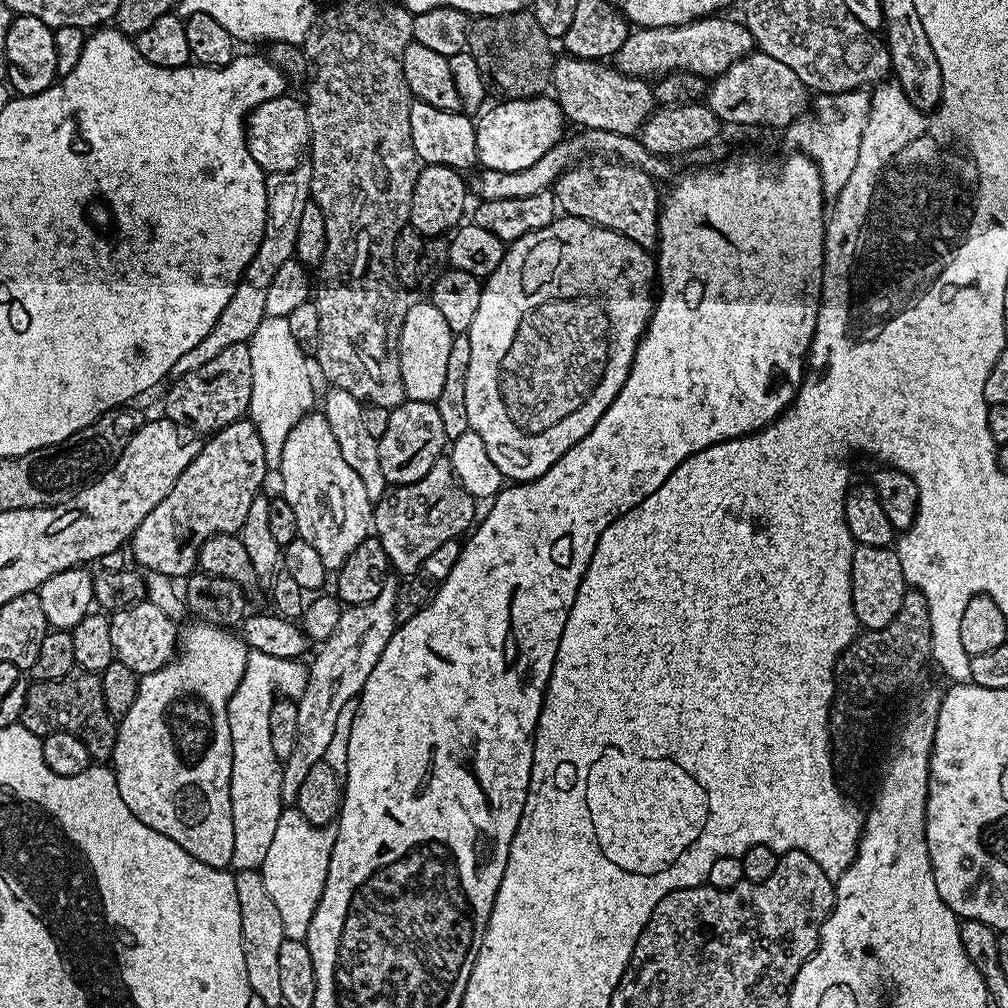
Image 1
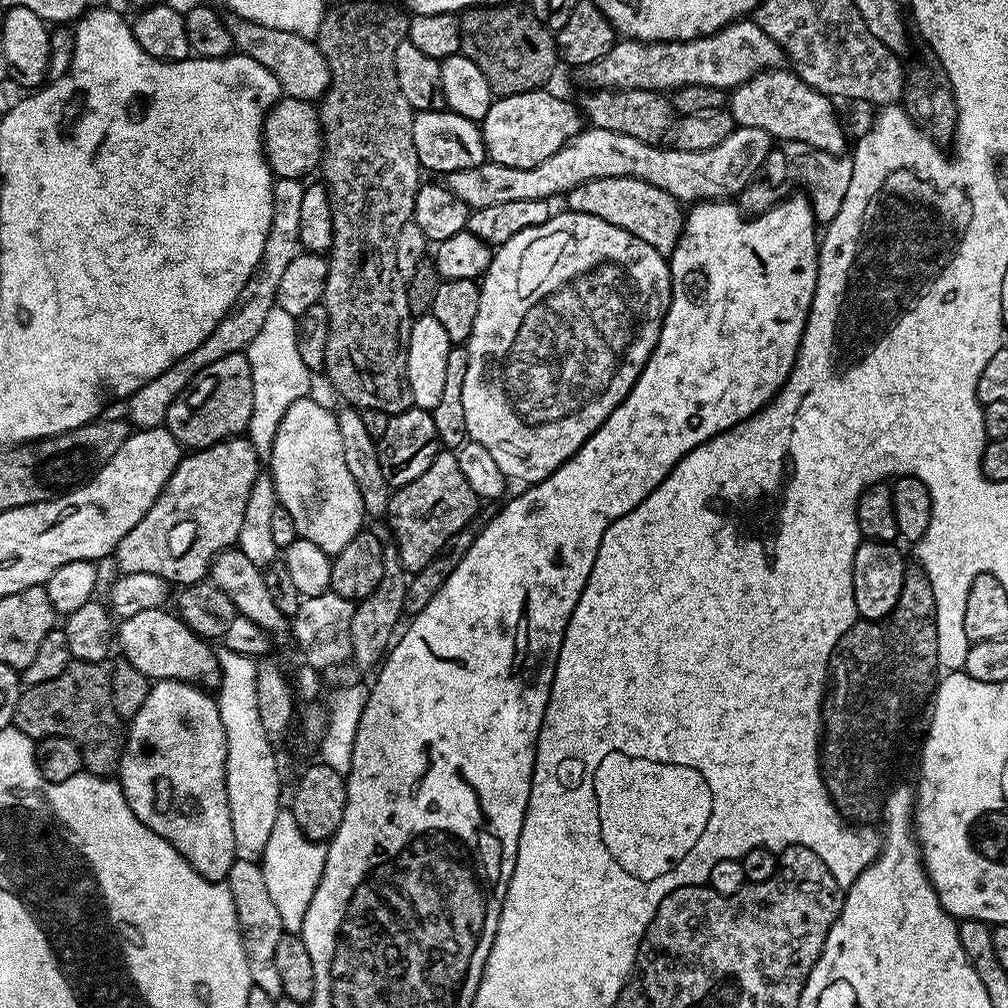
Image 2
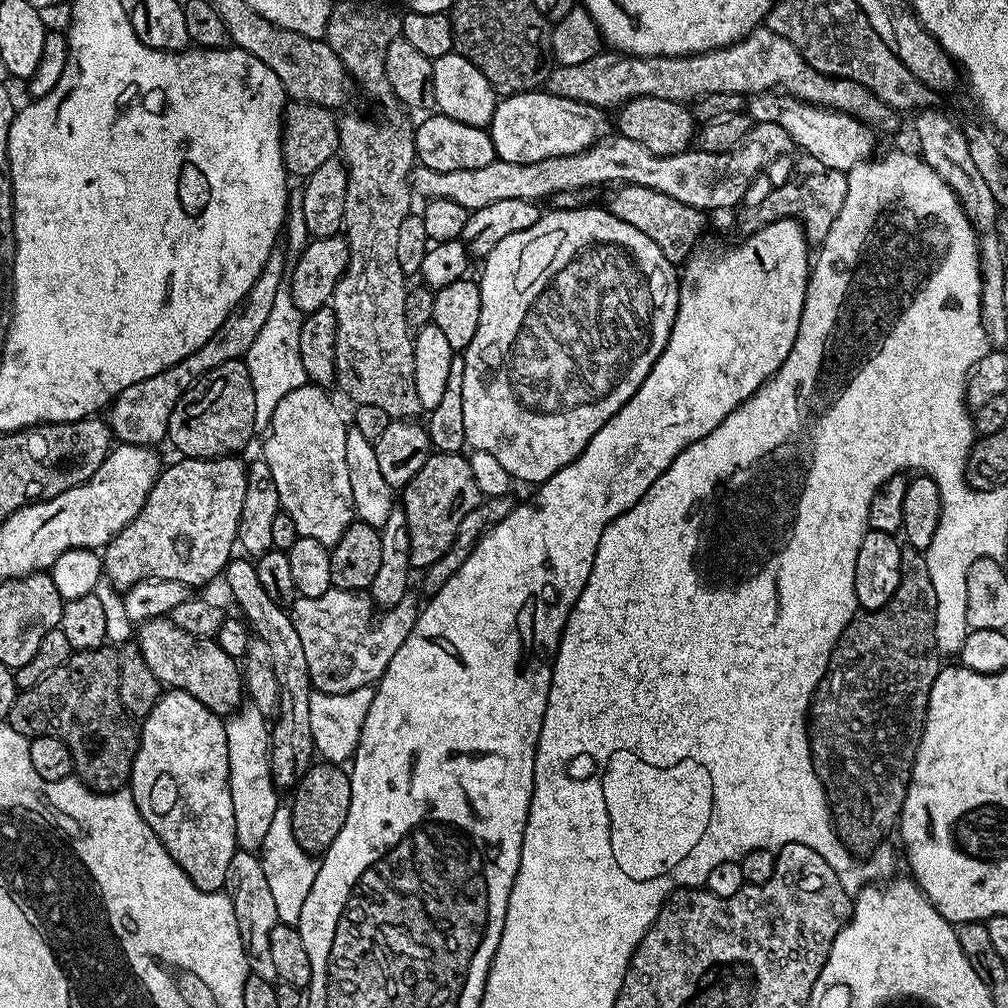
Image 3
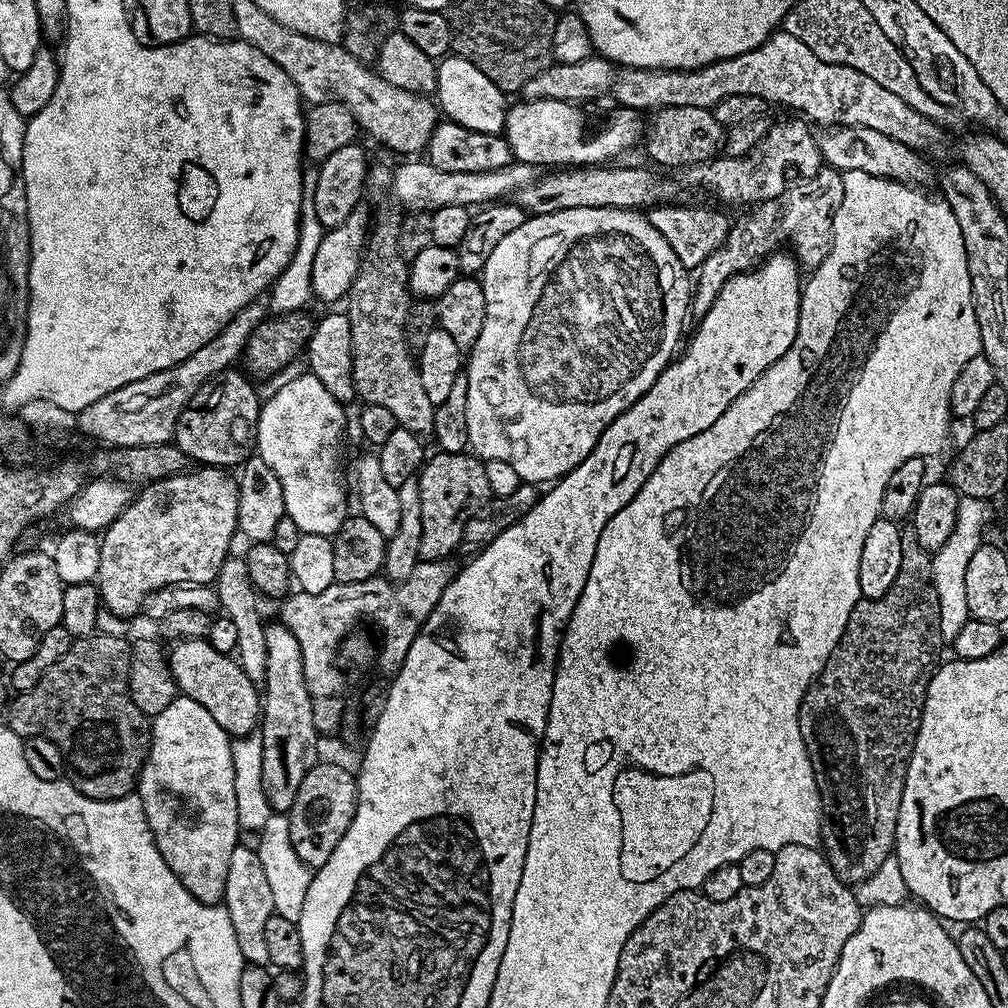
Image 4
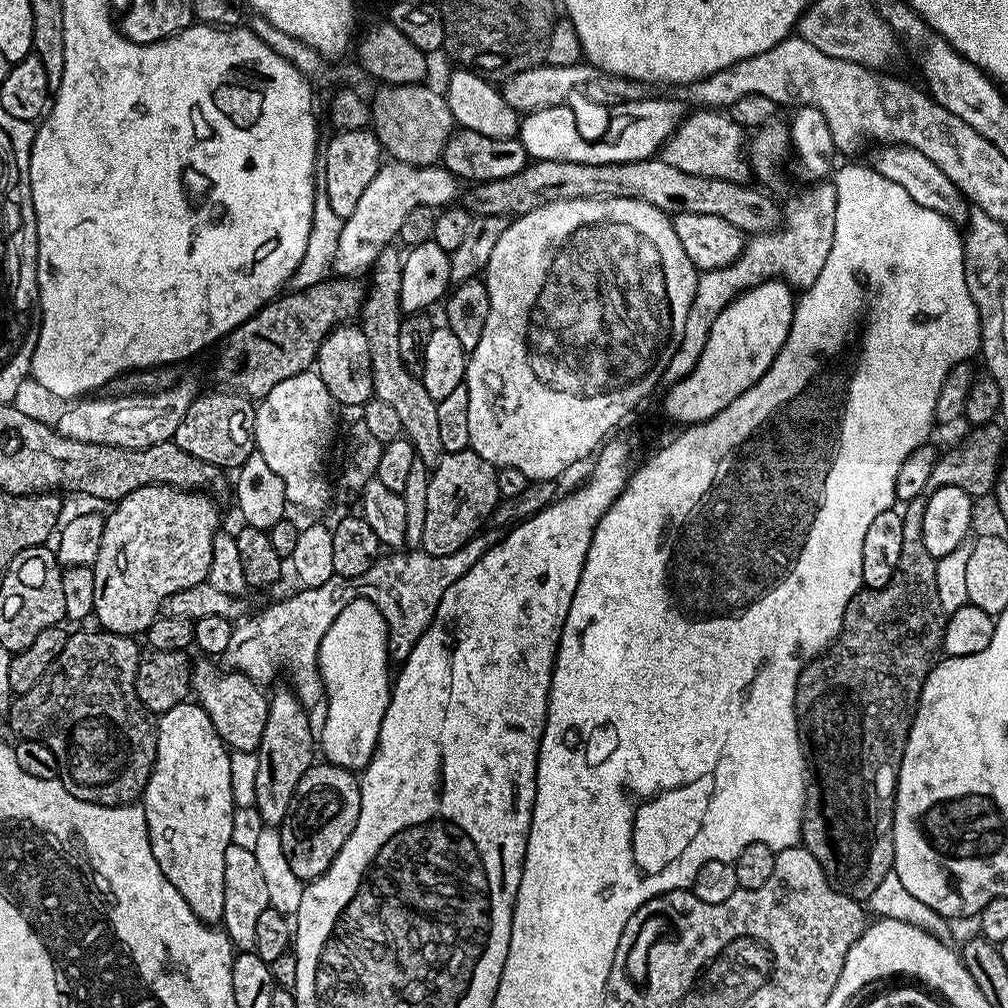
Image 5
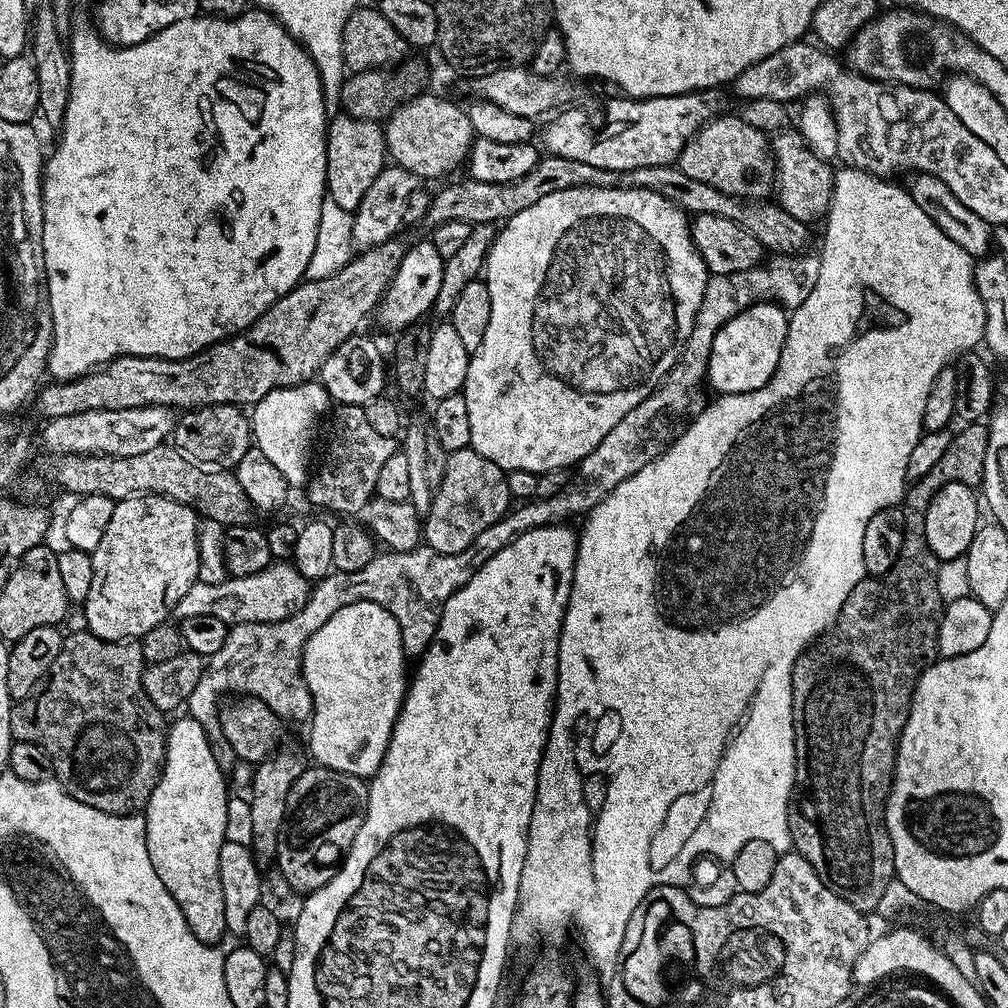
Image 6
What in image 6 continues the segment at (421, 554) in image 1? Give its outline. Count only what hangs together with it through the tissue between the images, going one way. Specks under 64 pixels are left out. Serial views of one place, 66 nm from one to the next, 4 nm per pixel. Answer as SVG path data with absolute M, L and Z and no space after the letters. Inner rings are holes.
M471 446L448 453L446 470L442 474L442 482L434 489L432 505L428 507L422 520L422 540L427 547L433 548L438 554L458 554L482 534L490 526L498 523L508 515L514 501L508 489L508 478L503 468L499 468L490 458L482 458Z

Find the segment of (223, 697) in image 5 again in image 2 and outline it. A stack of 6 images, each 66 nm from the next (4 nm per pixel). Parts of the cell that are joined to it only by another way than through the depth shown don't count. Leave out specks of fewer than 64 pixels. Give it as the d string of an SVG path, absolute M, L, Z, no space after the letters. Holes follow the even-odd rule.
M163 607L141 610L119 621L118 648L122 656L152 682L186 680L204 686L215 685L222 675L222 664L212 653L213 645L203 636L193 634L179 615L164 611Z

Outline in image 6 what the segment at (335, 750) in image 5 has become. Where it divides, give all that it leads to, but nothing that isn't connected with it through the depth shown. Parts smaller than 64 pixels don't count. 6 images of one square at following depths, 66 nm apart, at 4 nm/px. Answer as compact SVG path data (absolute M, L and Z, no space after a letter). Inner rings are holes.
M363 600L362 602L354 602L350 606L342 606L342 610L338 610L338 614L334 614L330 617L323 626L320 627L309 638L306 642L306 646L304 647L304 658L302 661L302 667L304 670L304 681L308 683L308 689L310 690L310 694L312 695L312 719L310 721L310 727L312 727L312 741L309 742L307 751L310 753L312 751L312 756L317 765L321 768L329 768L330 770L338 770L342 774L350 774L351 776L358 776L361 778L371 778L373 774L377 772L380 767L384 764L384 755L386 754L386 750L388 749L388 743L390 742L390 738L392 737L392 731L394 730L394 726L396 725L396 719L398 718L398 714L400 713L400 707L404 705L404 696L408 693L408 685L410 683L409 673L406 671L404 673L404 660L406 661L406 653L404 651L404 643L402 642L402 634L400 633L400 627L398 626L398 622L394 618L394 614L390 614L390 610L386 610L382 606L378 606L374 602L366 602Z

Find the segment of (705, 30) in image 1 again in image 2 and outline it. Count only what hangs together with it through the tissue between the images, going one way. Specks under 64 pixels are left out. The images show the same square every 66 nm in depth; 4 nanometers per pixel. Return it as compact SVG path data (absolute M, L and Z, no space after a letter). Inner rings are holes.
M741 18L735 20L733 24L727 24L725 28L719 28L714 34L709 36L699 36L693 40L667 40L666 42L650 42L649 44L645 40L630 40L627 38L617 39L615 46L613 46L603 58L598 58L598 62L590 62L583 65L579 69L580 76L588 83L589 89L595 90L597 88L621 88L622 90L650 90L651 92L663 92L665 94L671 94L676 89L681 88L689 84L690 86L714 86L715 88L722 88L725 90L731 90L736 88L742 82L746 82L756 72L765 72L767 68L779 68L785 63L786 55L783 49L780 48L778 42L774 42L770 38L769 34L766 34L762 27L758 26L752 18Z

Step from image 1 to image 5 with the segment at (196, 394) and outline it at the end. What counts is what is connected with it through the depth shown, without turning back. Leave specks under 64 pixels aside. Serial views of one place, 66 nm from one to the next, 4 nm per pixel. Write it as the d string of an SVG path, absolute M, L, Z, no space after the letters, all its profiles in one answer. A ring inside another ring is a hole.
M231 390L216 391L220 392L197 395L182 422L178 422L174 443L186 450L186 454L202 458L202 462L210 462L225 470L236 470L246 462L246 458L254 455L256 409L247 396Z

